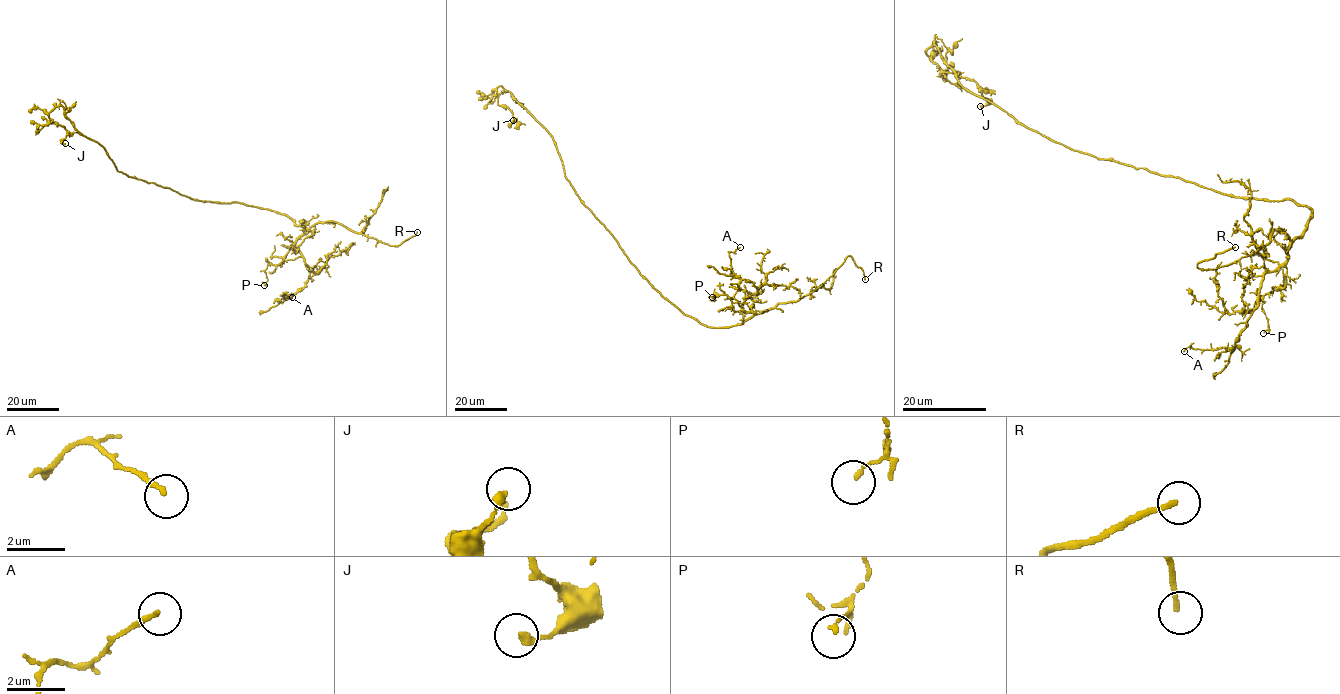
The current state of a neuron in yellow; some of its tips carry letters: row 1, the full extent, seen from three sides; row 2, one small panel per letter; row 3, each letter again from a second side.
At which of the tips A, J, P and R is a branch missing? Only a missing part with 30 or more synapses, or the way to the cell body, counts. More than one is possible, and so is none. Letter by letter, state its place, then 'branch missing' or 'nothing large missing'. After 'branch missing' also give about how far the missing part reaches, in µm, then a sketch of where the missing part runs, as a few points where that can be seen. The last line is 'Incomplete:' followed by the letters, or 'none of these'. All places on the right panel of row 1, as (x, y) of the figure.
A: (1184, 351) | nothing large missing
J: (980, 106) | nothing large missing
P: (1263, 333) | nothing large missing
R: (1235, 247) | branch missing | 20 µm | (1235, 247), (1252, 242), (1283, 245), (1288, 231)
Incomplete: R

